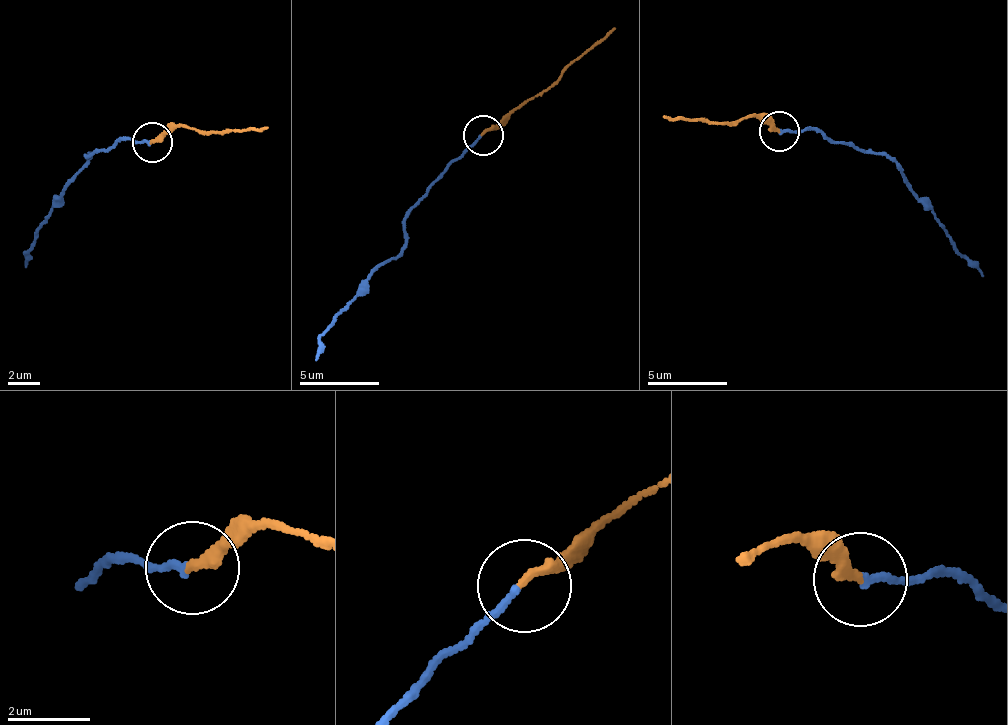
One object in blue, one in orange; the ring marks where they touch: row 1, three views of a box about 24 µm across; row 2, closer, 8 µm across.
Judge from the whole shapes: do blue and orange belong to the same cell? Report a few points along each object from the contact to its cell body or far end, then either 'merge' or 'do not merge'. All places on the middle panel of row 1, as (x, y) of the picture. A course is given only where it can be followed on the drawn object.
blue runs (482, 135), (406, 217), (406, 236), (396, 257), (368, 277), (330, 326), (315, 360); orange runs (482, 135), (560, 77), (614, 27); merge

